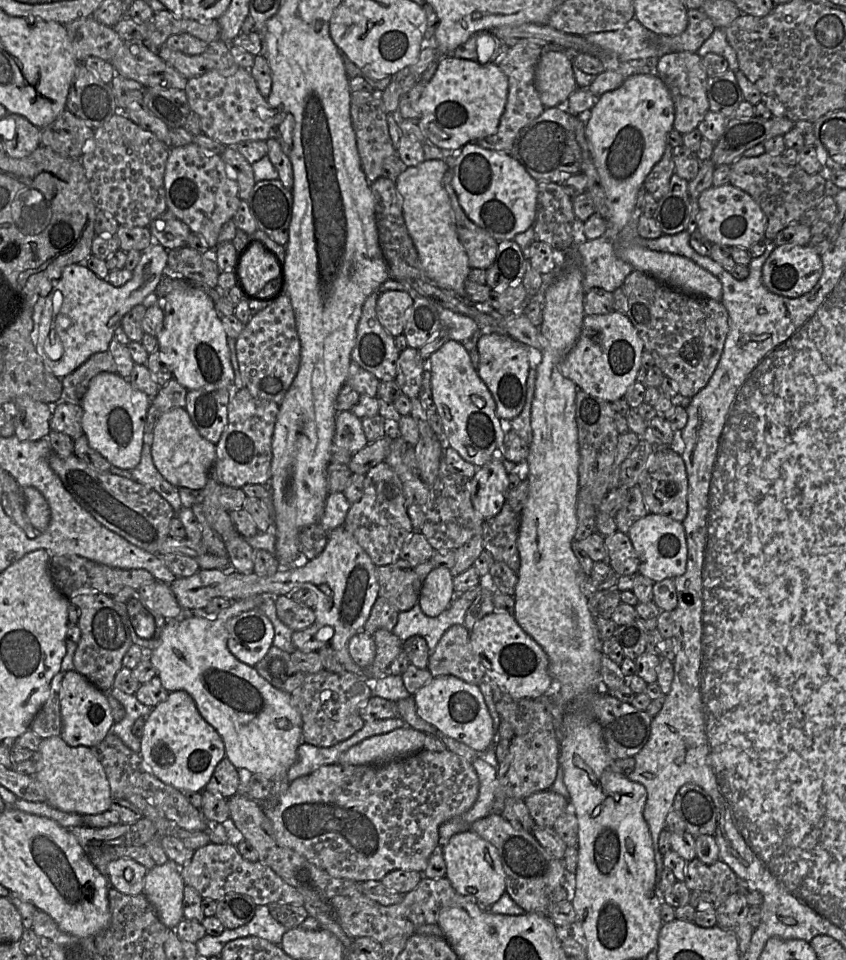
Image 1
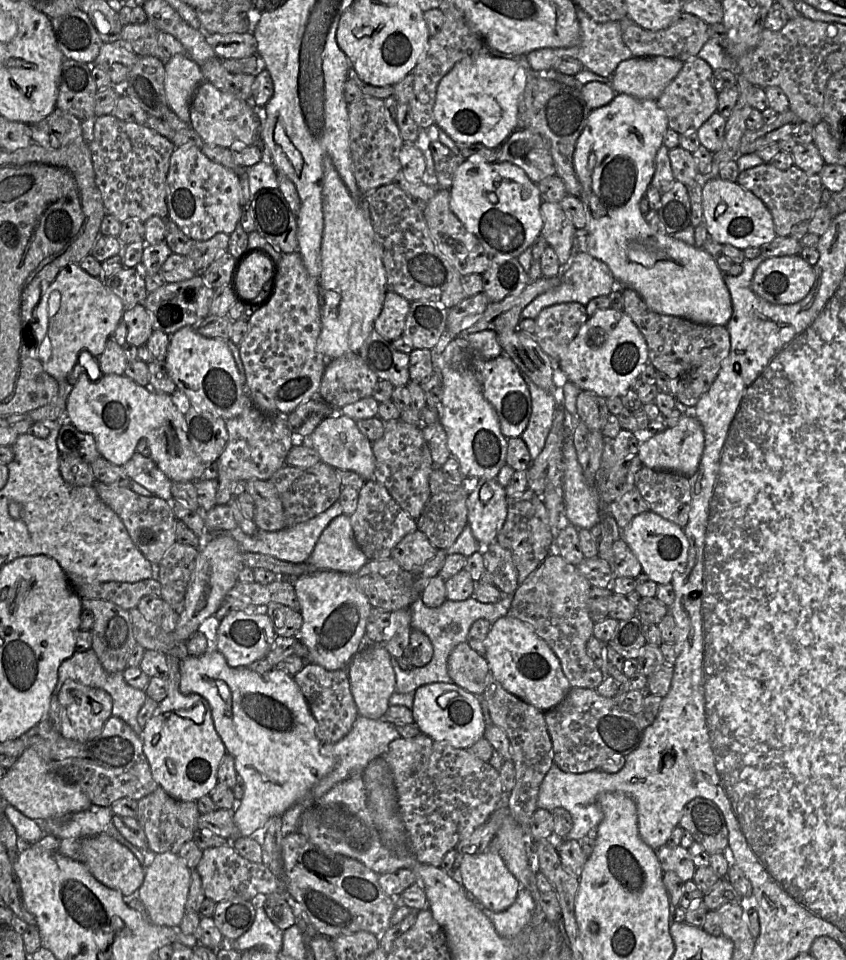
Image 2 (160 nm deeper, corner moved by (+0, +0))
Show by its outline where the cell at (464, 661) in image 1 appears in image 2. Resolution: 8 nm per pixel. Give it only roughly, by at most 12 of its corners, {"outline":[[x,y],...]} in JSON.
{"outline":[[467,642],[453,648],[452,683],[482,696],[488,663]]}

